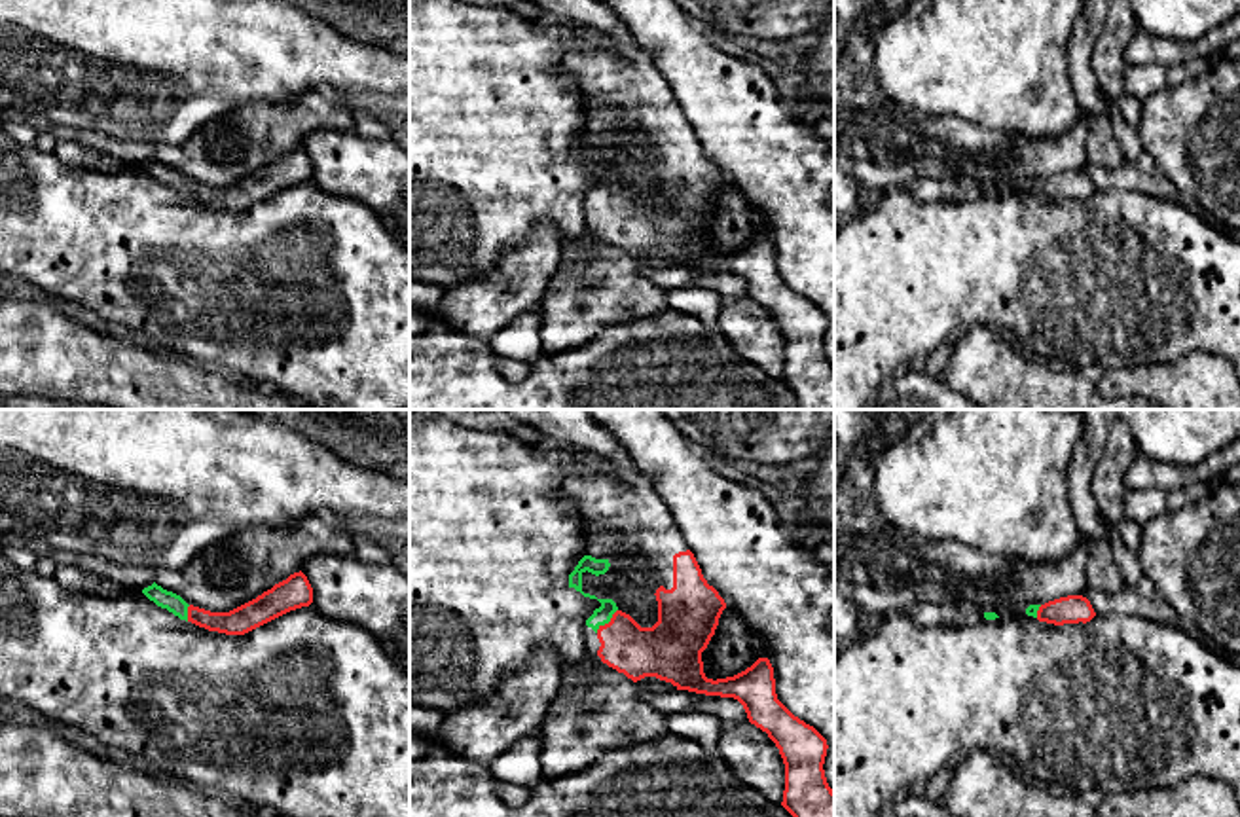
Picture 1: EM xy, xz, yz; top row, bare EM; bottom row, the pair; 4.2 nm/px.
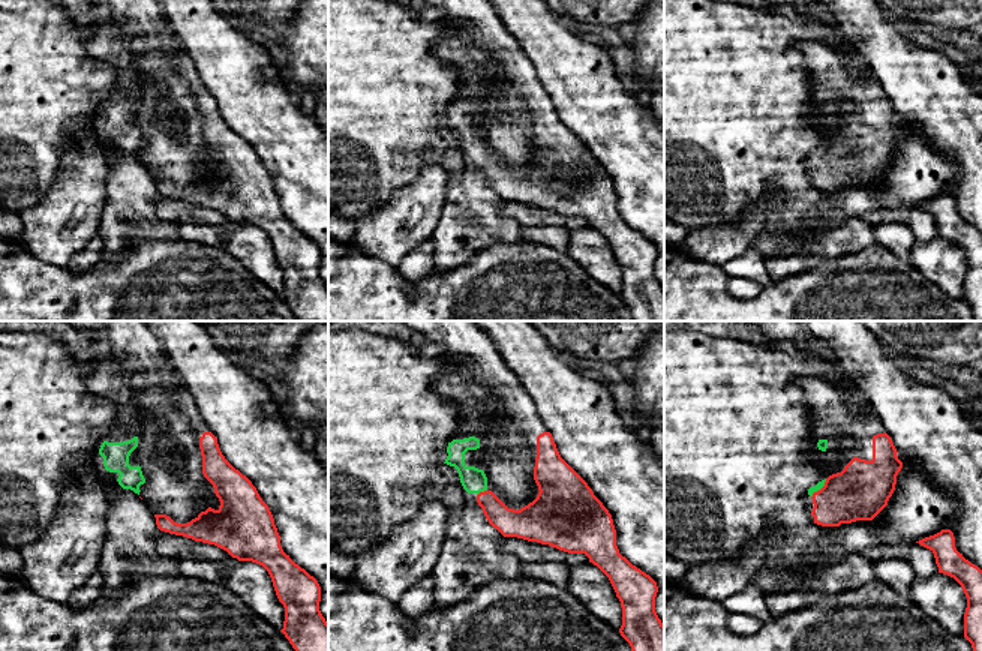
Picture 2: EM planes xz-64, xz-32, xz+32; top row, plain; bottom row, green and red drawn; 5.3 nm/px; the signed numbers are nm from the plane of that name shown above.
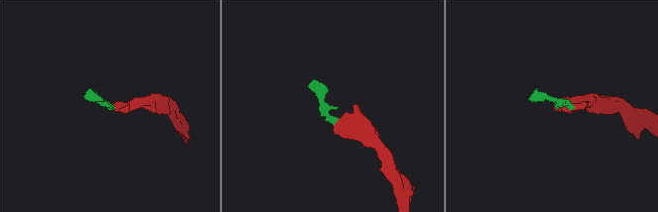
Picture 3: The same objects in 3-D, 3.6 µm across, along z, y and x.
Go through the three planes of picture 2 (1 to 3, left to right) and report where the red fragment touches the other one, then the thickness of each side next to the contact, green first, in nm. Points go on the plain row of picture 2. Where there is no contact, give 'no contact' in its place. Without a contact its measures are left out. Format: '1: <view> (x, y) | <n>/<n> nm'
1: no contact
2: xz-32 (482, 155) | 140/150 nm
3: xz+32 (819, 153) | 40/300 nm

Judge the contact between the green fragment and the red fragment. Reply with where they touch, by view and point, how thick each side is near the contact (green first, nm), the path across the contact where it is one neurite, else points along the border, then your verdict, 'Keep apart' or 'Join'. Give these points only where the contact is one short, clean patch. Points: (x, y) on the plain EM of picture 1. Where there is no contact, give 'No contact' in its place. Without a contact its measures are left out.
Touches green at xz (607, 198). Thickness 70 nm (green) against 220 nm. Path across: xz (601, 190), (607, 198), (636, 226), (658, 226). Join

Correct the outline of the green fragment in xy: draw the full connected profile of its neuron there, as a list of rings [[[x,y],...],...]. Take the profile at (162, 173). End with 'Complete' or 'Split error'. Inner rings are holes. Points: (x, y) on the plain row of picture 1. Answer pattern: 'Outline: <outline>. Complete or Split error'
Outline: [[[301,146],[290,150],[286,155],[229,188],[210,188],[188,180],[180,171],[163,165],[155,157],[144,163],[142,169],[180,195],[226,210],[245,210],[290,186],[309,182],[313,178],[313,163]]]. Split error

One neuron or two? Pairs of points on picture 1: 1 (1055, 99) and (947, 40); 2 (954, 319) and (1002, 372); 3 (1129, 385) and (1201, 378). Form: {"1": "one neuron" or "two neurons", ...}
{"1": "one neuron", "2": "two neurons", "3": "one neuron"}

